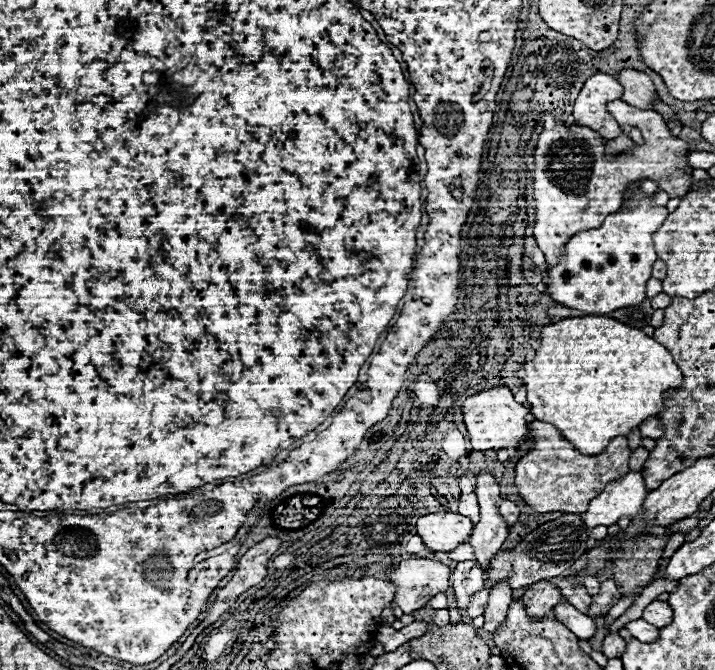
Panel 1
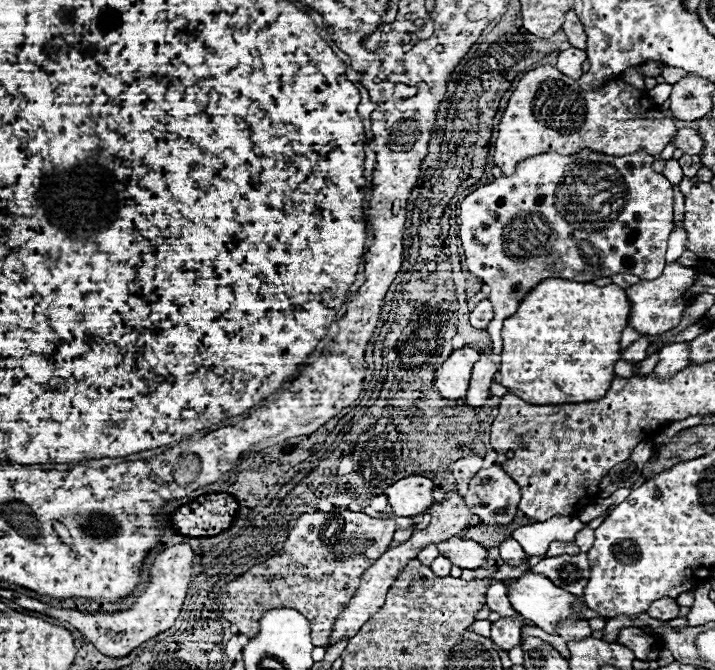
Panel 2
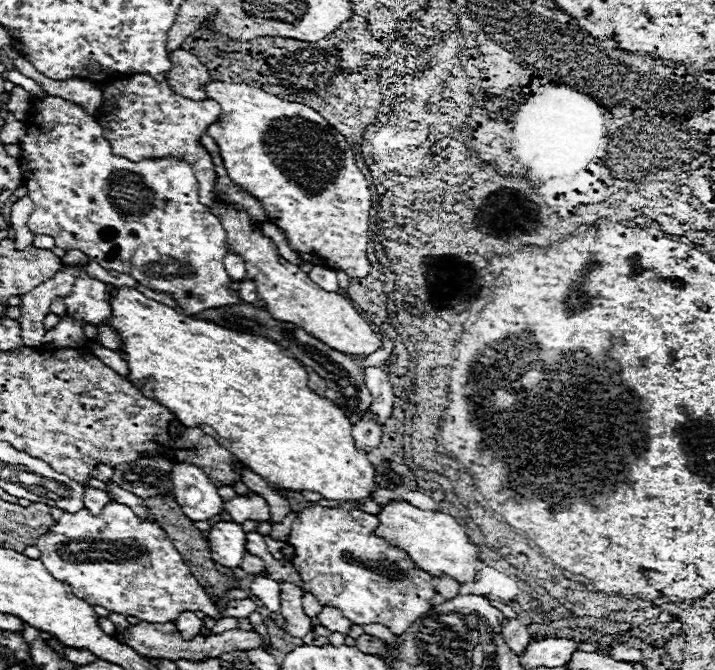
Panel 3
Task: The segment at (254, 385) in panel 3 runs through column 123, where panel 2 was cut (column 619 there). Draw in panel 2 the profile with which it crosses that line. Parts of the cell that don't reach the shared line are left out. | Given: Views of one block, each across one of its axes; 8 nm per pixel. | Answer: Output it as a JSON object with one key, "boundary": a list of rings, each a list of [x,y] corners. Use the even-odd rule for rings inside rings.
{"boundary":[[[544,278],[518,304],[518,312],[504,320],[502,338],[502,386],[528,404],[572,404],[600,400],[614,378],[614,364],[620,358],[620,334],[628,326],[630,304],[616,284],[594,286],[562,278]]]}

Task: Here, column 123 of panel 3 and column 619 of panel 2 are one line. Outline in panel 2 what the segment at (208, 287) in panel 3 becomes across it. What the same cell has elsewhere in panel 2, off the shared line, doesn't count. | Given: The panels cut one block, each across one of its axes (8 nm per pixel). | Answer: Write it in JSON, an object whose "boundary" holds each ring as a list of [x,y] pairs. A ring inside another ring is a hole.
{"boundary":[[[588,150],[576,152],[574,156],[544,152],[522,160],[512,176],[498,176],[460,202],[459,238],[467,268],[490,286],[488,300],[492,302],[494,318],[486,330],[492,336],[494,354],[502,352],[502,320],[514,314],[522,296],[544,278],[556,276],[588,282],[602,276],[632,272],[638,278],[652,280],[662,274],[666,264],[666,242],[674,228],[672,184],[664,174],[652,170],[652,162],[654,156],[642,150],[620,158]]]}

